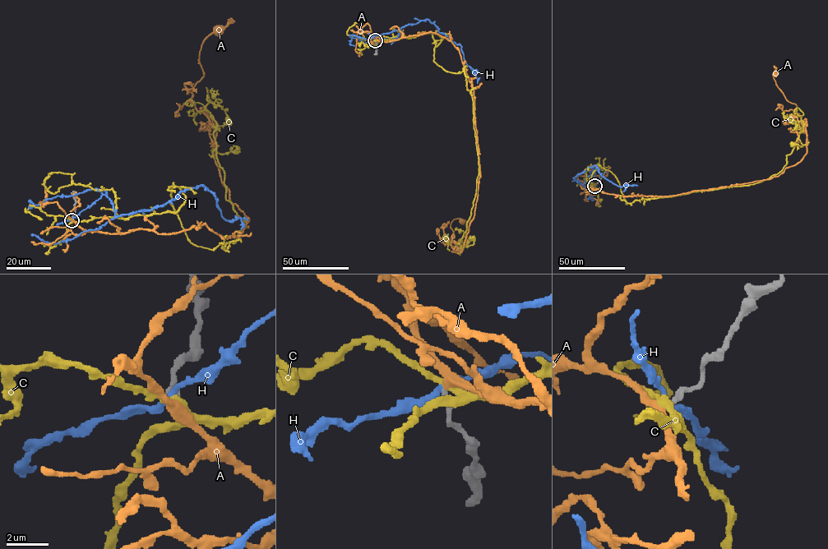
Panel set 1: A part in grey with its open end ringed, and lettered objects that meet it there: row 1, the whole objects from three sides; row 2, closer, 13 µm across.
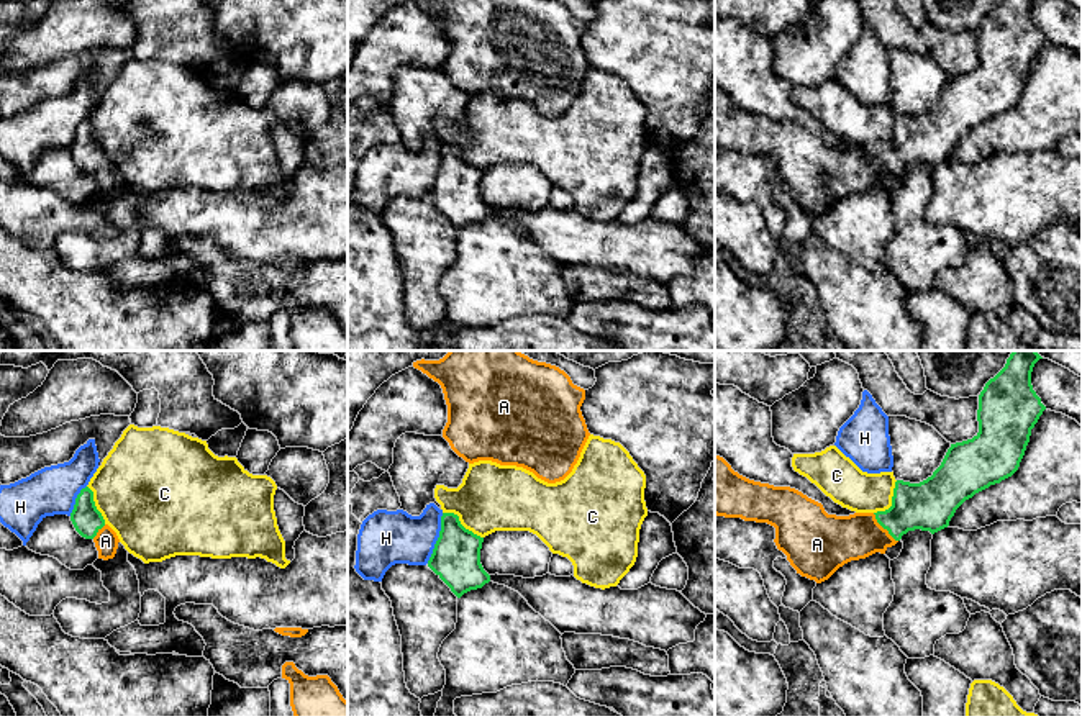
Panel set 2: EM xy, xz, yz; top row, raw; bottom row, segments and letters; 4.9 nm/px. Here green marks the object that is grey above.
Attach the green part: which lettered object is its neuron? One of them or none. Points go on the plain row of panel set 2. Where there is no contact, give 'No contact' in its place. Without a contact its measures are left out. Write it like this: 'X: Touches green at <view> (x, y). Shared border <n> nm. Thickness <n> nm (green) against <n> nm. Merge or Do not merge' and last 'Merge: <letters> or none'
A: Touches green at yz (884, 161). Shared border 190 nm. Thickness 240 nm (green) against 240 nm. Merge
C: Touches green at xz (459, 156). Shared border 240 nm. Thickness 240 nm (green) against 320 nm. Do not merge
H: Touches green at xz (438, 171). Shared border 260 nm. Thickness 240 nm (green) against 260 nm. Do not merge
Merge: A

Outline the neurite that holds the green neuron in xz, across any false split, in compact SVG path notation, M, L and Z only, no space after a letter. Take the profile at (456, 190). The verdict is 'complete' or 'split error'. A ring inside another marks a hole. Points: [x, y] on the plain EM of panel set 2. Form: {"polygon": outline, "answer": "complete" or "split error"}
{"polygon": "M443 146L439 170L428 200L457 231L490 215L490 208L480 197L482 175L484 170L466 162L457 147Z", "answer": "complete"}

